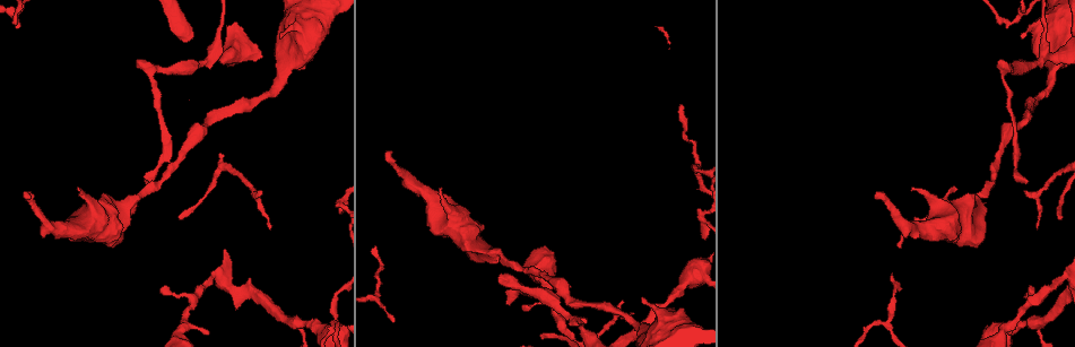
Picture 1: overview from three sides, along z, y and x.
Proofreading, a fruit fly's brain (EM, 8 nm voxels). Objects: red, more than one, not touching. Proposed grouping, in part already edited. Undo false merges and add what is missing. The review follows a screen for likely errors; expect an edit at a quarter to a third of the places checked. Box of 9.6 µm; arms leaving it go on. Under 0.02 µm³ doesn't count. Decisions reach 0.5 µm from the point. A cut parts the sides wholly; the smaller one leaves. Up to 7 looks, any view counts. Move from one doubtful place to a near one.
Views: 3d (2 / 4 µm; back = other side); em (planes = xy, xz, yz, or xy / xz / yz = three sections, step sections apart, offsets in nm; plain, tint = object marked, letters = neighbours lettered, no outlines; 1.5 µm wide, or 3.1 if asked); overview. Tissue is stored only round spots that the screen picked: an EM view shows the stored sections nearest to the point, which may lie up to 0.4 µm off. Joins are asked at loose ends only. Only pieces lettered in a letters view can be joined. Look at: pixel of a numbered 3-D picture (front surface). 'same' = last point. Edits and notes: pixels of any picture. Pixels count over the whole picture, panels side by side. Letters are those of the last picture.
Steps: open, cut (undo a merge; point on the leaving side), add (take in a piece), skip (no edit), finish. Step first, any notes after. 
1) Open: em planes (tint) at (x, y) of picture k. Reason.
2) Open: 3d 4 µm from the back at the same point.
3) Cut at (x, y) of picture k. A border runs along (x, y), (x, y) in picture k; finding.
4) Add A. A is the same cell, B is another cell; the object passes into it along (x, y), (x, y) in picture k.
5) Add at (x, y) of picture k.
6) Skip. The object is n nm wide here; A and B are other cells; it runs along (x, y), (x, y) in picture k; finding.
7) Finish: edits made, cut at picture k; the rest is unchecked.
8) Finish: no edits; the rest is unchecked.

Open: em planes (letters) at (31, 197) of picture 1. An open end.

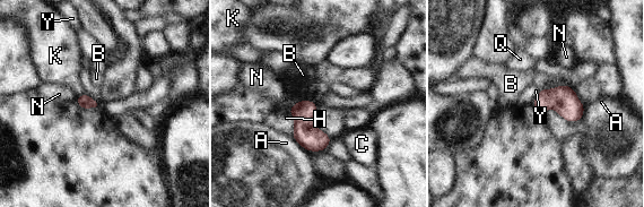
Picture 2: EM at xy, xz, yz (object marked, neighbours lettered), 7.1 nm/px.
Skip. A, B, C, H, K, N, Q and Y are other cells; no lettered piece goes on from it.

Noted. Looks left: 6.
Open: em xz step 8 (tint) at (1015, 134) of picture 1. Thin neck.

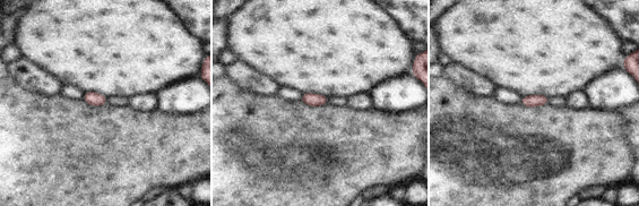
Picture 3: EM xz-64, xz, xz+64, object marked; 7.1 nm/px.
Open: em planes (letters) at the same point. Another direction.

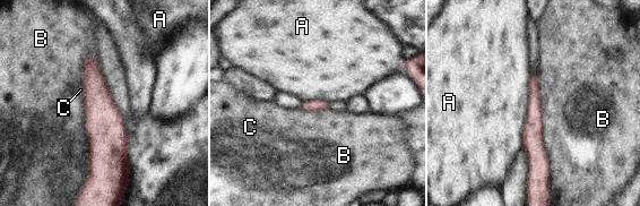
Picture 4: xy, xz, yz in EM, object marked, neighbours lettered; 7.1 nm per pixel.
Skip. The object is 100 nm wide here; A, B and C are other cells; a border runs along (538, 76), (542, 142), (550, 182) in picture 4; all the same neuron.

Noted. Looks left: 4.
Open: em planes (letters) at (541, 336) of picture 1. Tapers out.

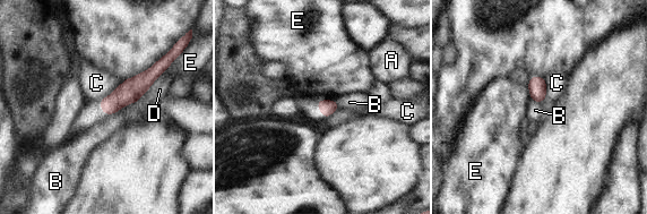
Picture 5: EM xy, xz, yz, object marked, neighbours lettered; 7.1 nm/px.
Skip. The longest contact is with D, 300 nm; A, B, C, D and E are other cells; no lettered piece goes on from it.

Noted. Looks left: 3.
Finish: no edits; the rest is unchecked.

